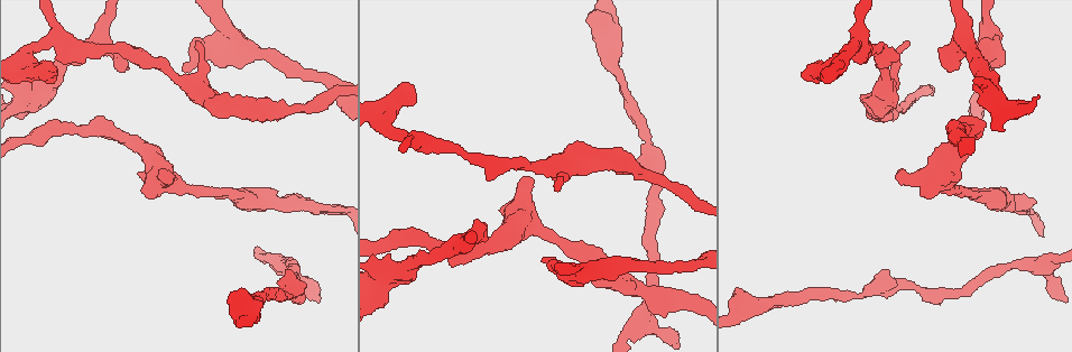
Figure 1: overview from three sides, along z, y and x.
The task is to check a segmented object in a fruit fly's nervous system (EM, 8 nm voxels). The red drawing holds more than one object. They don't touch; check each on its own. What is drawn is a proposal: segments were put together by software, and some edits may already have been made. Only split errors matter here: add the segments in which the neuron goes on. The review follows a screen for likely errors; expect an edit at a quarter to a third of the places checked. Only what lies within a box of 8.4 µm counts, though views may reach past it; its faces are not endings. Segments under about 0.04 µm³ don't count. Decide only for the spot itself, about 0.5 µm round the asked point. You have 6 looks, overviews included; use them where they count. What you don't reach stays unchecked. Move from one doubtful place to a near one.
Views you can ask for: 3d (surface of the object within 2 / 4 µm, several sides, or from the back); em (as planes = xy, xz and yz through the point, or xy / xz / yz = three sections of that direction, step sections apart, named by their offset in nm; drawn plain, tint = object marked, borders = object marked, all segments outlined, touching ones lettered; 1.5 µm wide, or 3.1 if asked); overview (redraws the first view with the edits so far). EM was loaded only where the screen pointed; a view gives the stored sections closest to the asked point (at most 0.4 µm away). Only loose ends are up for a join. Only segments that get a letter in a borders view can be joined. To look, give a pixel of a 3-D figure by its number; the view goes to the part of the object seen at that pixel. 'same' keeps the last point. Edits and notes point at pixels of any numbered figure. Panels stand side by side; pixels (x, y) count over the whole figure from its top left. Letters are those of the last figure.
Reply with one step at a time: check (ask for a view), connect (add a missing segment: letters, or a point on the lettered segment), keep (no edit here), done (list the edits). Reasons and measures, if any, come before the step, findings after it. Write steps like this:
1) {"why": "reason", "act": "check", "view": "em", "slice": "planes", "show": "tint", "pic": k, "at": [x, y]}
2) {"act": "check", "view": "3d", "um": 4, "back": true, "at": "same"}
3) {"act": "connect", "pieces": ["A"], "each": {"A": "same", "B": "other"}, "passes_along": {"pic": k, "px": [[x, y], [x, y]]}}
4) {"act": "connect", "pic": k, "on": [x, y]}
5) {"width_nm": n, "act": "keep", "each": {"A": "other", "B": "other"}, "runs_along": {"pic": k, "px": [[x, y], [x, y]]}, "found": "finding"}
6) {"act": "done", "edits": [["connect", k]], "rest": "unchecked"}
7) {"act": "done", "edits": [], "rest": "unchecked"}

{"why": "an open end", "act": "check", "view": "3d", "um": 4, "pic": 1, "at": [412, 86]}

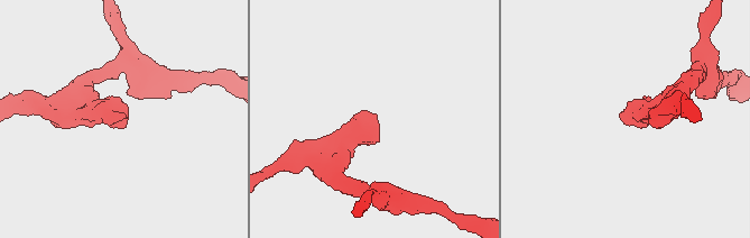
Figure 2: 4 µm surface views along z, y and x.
{"why": "need the tissue", "act": "check", "view": "em", "slice": "yz", "step": 4, "show": "tint", "pic": 2, "at": [122, 116]}

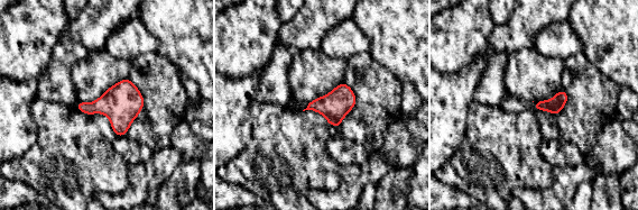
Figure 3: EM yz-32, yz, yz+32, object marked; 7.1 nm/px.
{"act": "check", "view": "em", "slice": "yz", "step": 4, "show": "borders", "at": "same"}

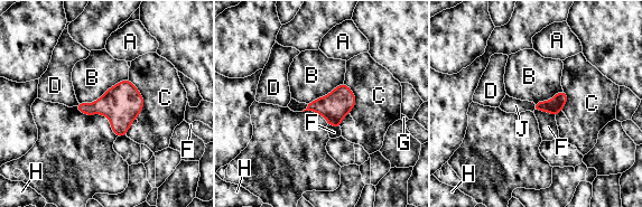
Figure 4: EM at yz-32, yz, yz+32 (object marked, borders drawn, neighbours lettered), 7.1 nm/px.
{"longest_contact_nm": ["B", 400], "act": "keep", "each": {"A": "other", "B": "other", "C": "other", "D": "other", "F": "other", "G": "other", "H": "other", "J": "other"}, "border": {"pic": 4, "px": [[533, 111], [547, 111], [555, 116]]}, "found": "none of them fits"}

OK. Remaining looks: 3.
{"why": "free end", "act": "check", "view": "3d", "um": 2, "back": true, "pic": 1, "at": [541, 260]}

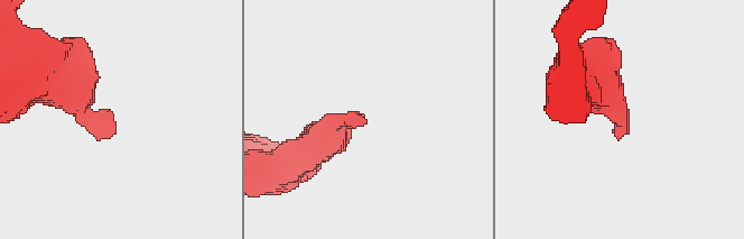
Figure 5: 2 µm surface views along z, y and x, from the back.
{"act": "check", "view": "em", "slice": "yz", "step": 8, "show": "borders", "pic": 5, "at": [364, 118]}

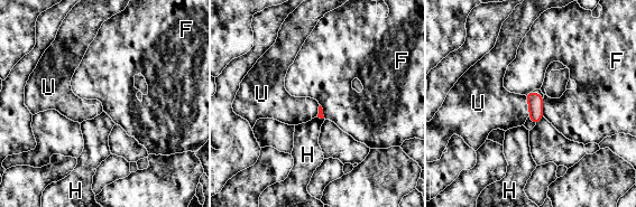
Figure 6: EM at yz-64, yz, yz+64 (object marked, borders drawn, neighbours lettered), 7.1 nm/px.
{"act": "keep", "each": {"F": "other", "H": "other", "U": "other"}, "found": "none of them fits"}

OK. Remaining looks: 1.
{"act": "done", "edits": [], "rest": "unchecked"}

